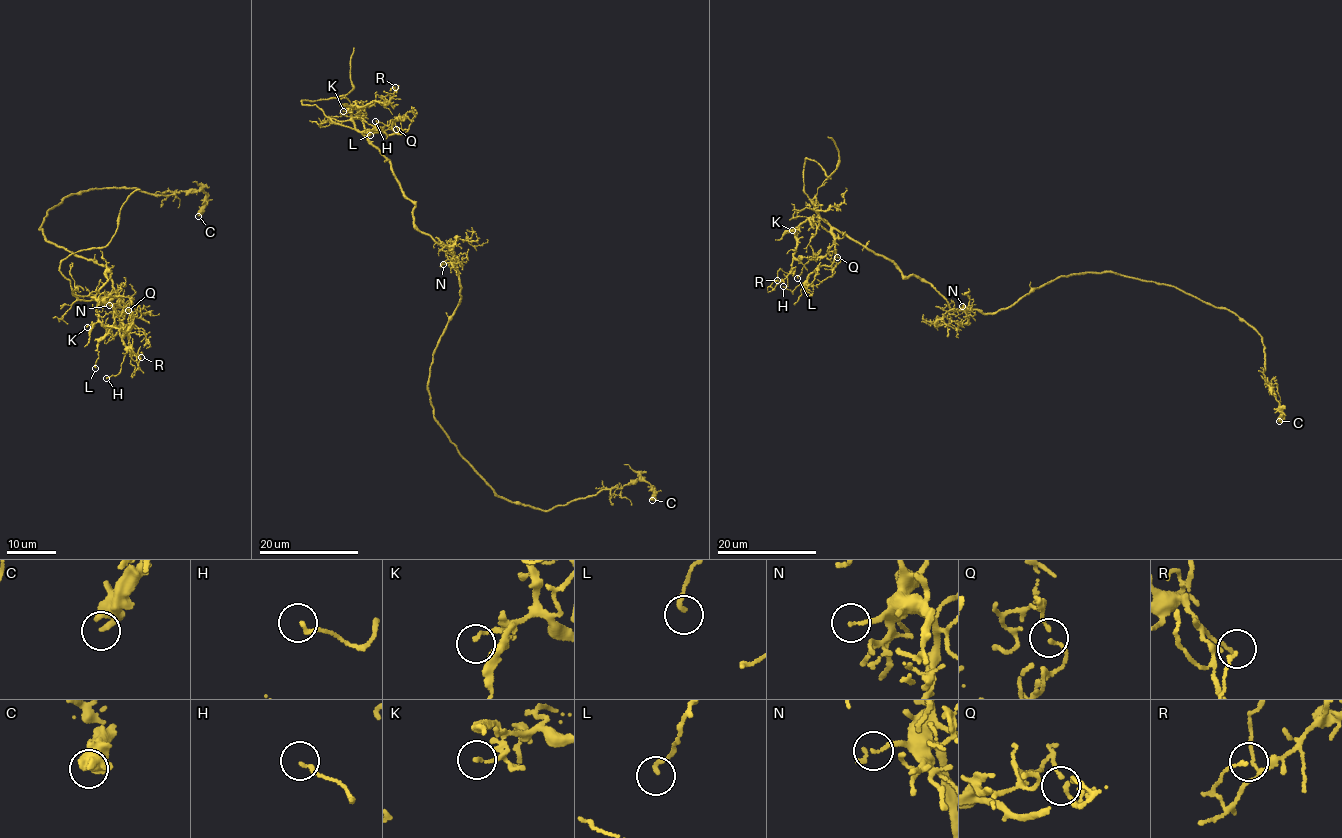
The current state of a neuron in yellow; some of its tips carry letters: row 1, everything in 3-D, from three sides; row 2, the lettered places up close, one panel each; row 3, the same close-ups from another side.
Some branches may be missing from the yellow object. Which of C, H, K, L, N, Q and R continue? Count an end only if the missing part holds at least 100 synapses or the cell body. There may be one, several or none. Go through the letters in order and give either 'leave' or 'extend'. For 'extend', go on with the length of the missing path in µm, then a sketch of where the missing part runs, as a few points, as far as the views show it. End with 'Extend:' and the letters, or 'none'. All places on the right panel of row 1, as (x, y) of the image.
C: leave
H: leave
K: leave
L: leave
N: leave
Q: leave
R: leave
Extend: none

